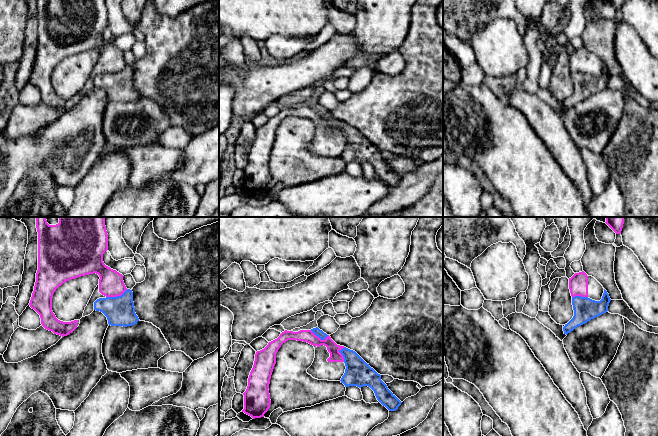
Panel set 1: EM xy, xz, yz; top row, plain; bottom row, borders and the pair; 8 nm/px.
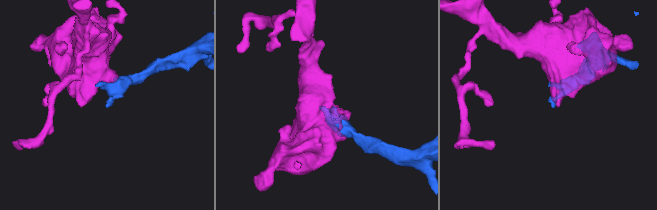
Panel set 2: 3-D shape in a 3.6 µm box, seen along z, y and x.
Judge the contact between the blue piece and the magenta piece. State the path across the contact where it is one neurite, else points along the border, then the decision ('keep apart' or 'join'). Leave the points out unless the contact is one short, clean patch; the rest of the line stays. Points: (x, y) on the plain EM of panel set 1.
border xy (127, 65), (120, 71), (106, 73); keep apart

